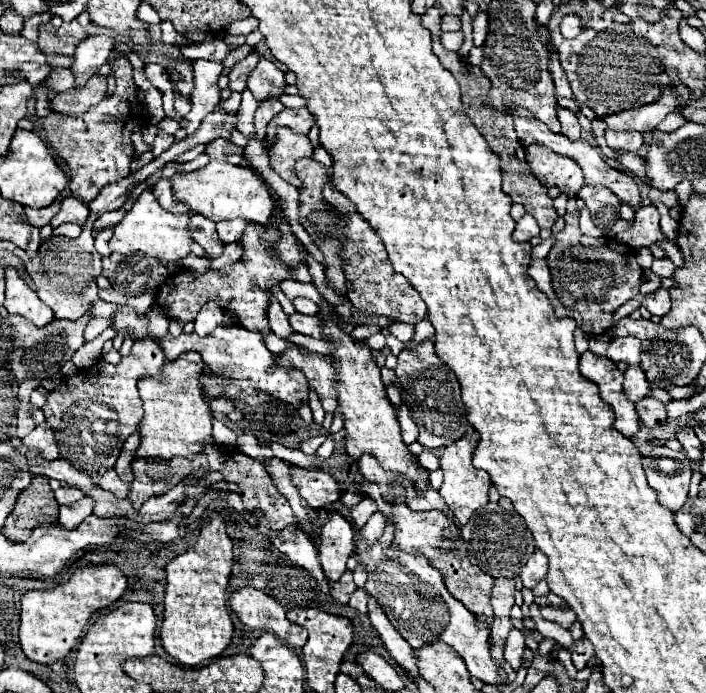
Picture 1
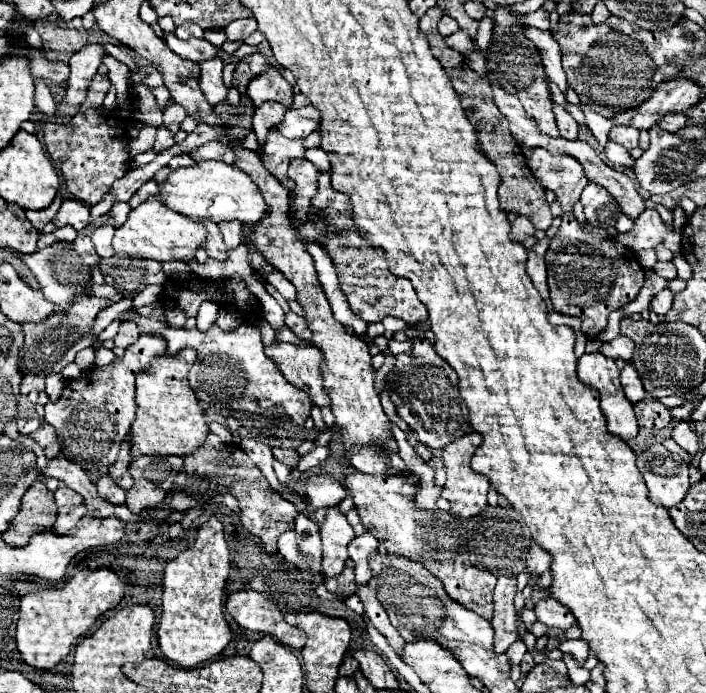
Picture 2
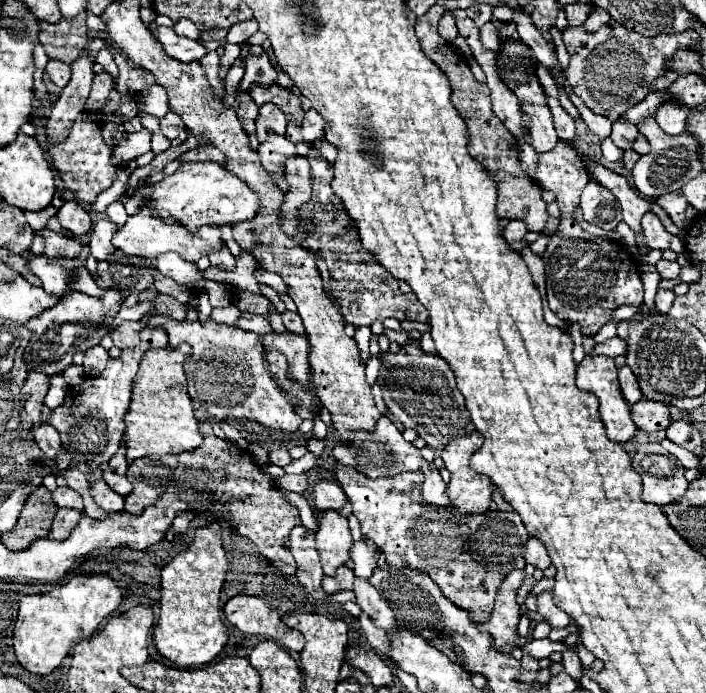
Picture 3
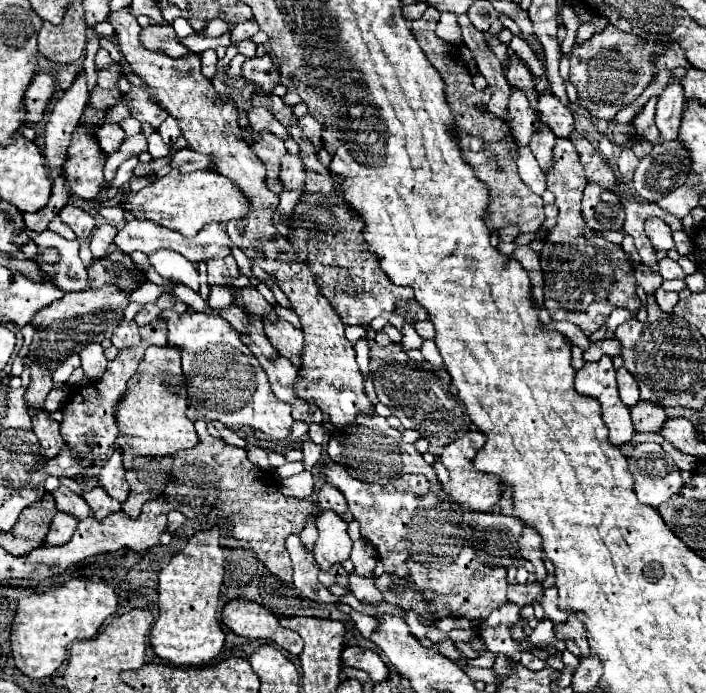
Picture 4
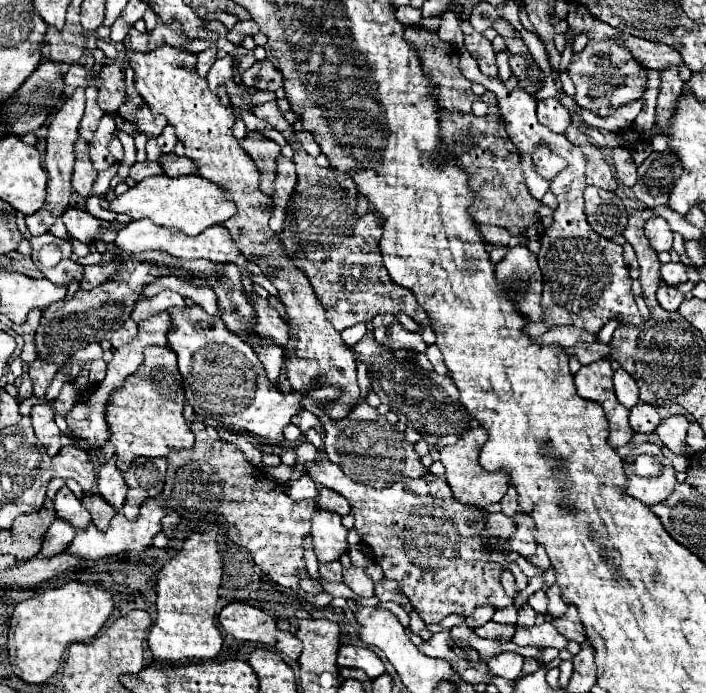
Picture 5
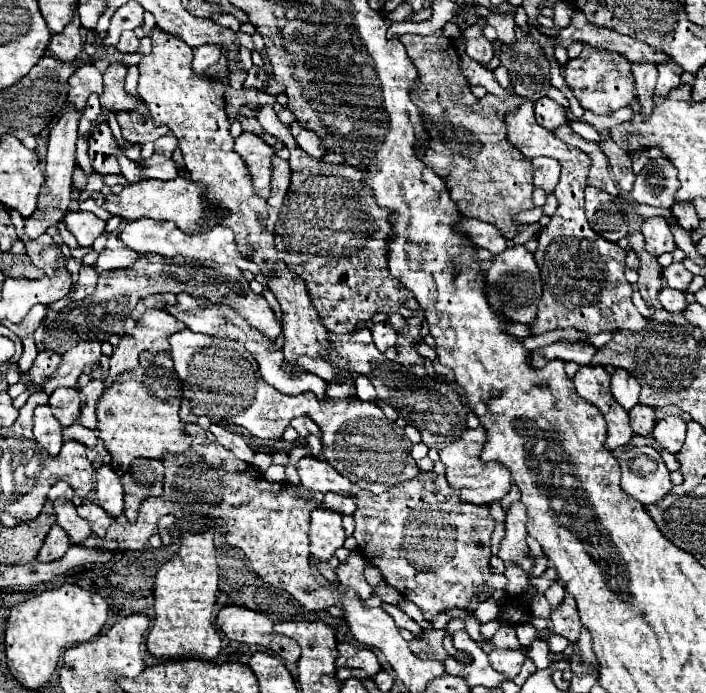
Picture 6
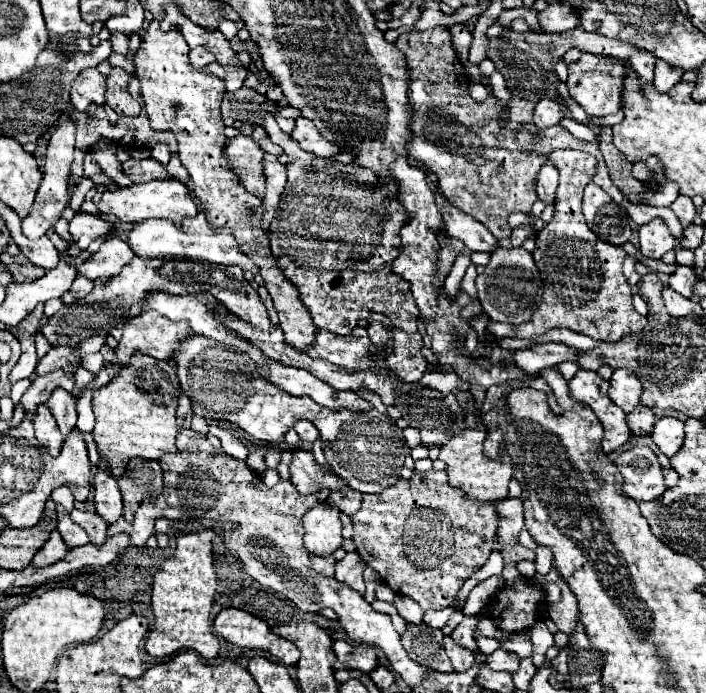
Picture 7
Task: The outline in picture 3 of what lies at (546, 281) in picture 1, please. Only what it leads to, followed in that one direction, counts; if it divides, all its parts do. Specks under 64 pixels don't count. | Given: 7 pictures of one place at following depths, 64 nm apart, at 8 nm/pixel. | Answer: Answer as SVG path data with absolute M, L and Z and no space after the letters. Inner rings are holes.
M528 246L520 250L520 256L524 258L530 274L532 274L532 280L534 280L534 286L538 288L540 296L544 298L544 292L546 292L546 280L544 280L544 262L540 256L536 256Z

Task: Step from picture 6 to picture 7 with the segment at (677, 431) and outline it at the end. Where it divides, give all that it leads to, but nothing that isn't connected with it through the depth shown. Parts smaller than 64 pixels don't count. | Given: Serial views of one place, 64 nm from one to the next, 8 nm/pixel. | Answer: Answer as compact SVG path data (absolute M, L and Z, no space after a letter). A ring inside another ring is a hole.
M668 416L660 418L654 424L652 440L660 448L662 454L666 454L668 458L674 456L680 450L680 444L684 440L684 422L676 420L676 418L668 418Z

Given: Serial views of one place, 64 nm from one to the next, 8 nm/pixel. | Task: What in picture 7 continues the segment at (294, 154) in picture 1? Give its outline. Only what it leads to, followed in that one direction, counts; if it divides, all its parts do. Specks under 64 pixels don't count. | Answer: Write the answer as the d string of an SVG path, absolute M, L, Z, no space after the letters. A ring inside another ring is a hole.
M244 136L230 138L224 146L224 156L228 158L228 168L238 176L240 184L254 196L264 196L264 174L260 160L264 152Z

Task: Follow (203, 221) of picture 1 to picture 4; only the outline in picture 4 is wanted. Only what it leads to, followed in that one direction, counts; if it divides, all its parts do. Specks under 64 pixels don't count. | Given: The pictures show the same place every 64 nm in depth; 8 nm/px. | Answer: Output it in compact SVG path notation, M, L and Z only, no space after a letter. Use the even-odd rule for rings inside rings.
M232 256L208 262L208 284L230 286L234 298L240 294L240 288L236 288L232 284L232 280L236 280L238 274L240 274L240 270L238 270L238 264L236 264L236 260Z

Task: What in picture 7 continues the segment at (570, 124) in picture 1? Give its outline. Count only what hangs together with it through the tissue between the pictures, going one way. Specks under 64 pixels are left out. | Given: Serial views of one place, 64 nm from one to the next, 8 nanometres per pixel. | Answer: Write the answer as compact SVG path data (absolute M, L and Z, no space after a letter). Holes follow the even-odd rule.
M540 100L534 108L534 124L538 128L548 128L548 126L554 126L558 124L562 118L562 108L560 104L556 104L554 100Z

